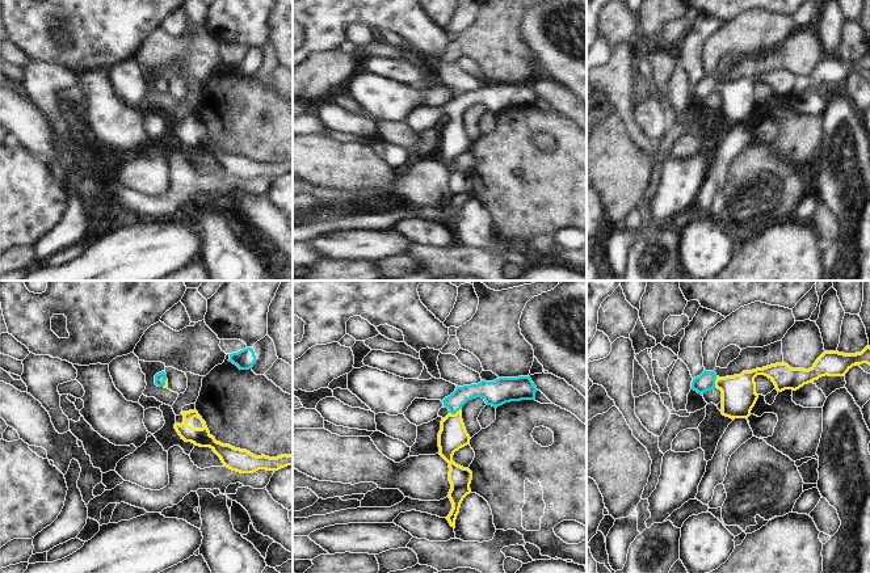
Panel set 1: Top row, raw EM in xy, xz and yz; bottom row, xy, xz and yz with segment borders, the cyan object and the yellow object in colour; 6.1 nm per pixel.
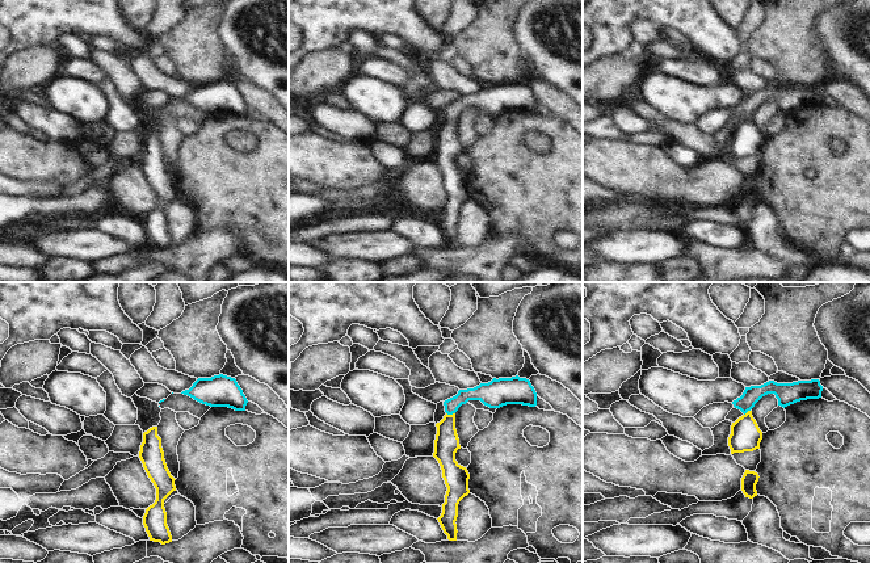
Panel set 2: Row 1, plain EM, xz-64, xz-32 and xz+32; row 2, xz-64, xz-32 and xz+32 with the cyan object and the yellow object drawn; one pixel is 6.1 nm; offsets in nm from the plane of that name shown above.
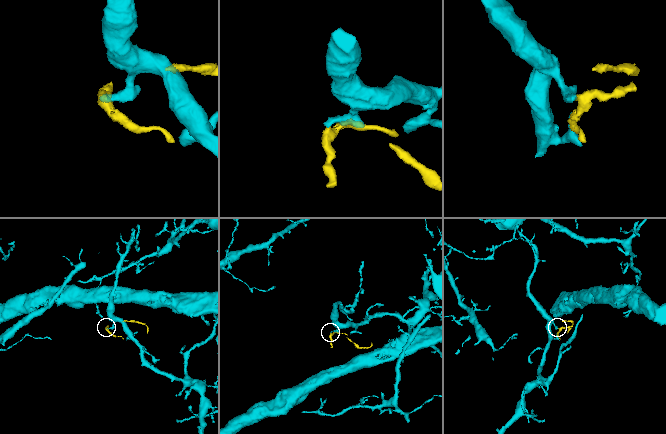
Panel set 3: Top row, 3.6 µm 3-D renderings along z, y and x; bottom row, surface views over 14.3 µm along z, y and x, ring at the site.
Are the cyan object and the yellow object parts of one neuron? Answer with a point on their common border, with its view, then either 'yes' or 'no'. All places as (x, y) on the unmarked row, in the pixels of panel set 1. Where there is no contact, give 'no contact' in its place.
meets cyan in xz at (455, 118); yes

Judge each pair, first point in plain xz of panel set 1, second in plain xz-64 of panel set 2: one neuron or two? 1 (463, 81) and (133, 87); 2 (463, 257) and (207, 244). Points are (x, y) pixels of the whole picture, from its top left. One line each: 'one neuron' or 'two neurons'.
1: two neurons
2: one neuron

